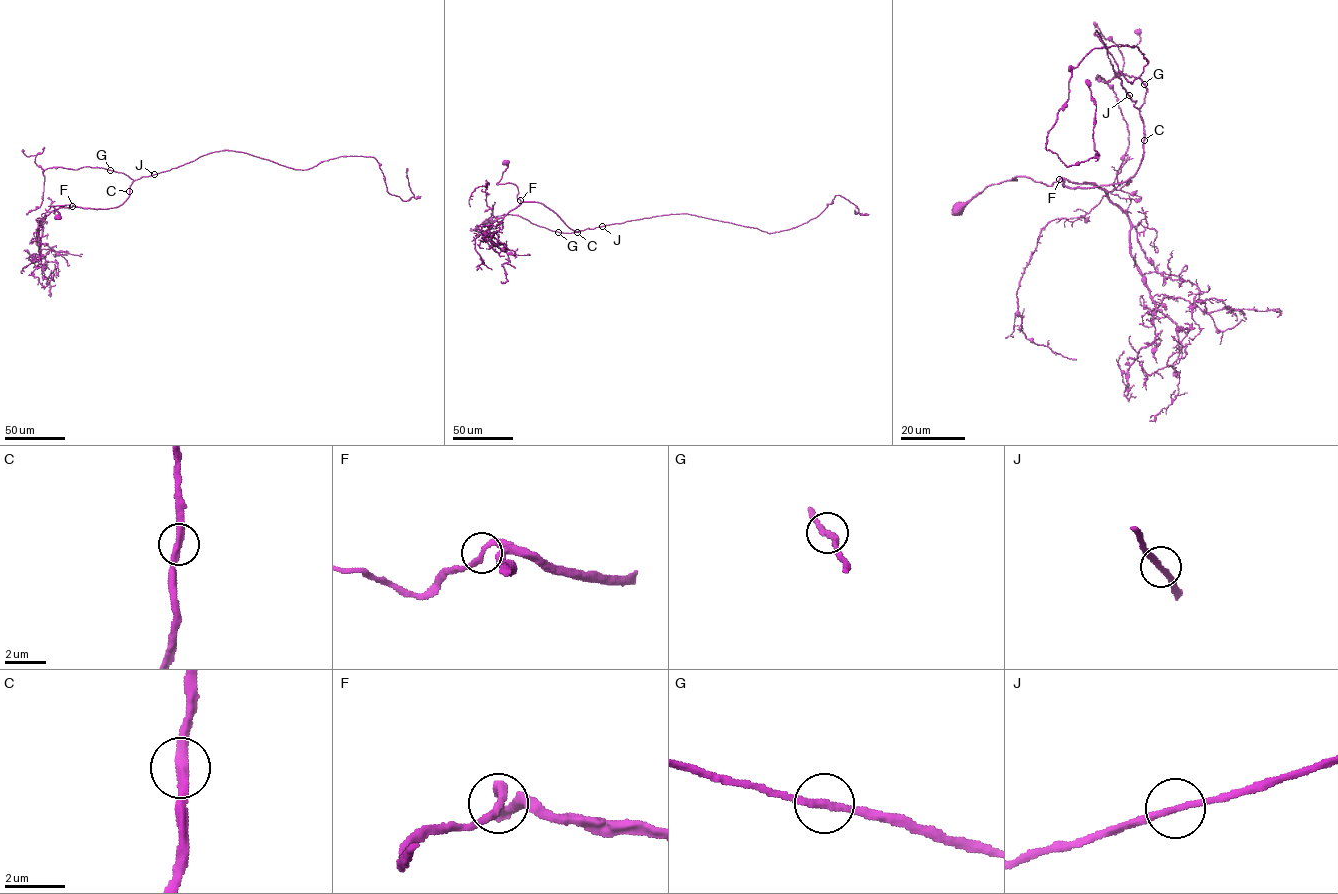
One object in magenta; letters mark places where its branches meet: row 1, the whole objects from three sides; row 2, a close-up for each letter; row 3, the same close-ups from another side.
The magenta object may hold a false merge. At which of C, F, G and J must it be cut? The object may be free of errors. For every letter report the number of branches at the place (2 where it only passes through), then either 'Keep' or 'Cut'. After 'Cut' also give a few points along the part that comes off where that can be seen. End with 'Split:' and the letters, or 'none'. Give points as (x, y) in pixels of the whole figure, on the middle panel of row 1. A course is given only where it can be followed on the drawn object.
C: Branches: 2. Keep
F: Branches: 2. Keep
G: Branches: 2. Keep
J: Branches: 2. Keep
Split: none

